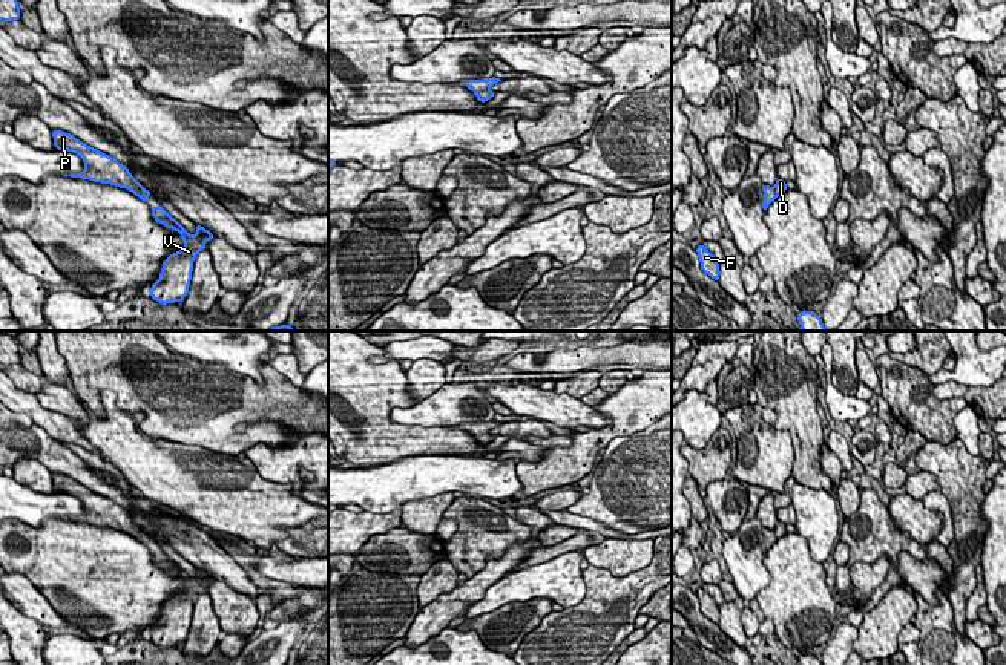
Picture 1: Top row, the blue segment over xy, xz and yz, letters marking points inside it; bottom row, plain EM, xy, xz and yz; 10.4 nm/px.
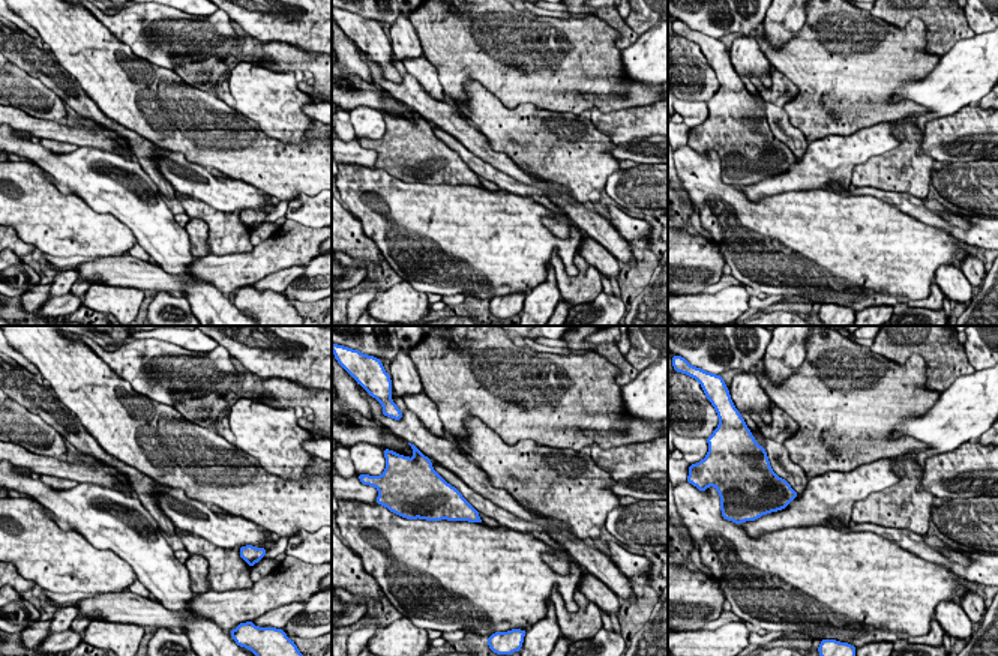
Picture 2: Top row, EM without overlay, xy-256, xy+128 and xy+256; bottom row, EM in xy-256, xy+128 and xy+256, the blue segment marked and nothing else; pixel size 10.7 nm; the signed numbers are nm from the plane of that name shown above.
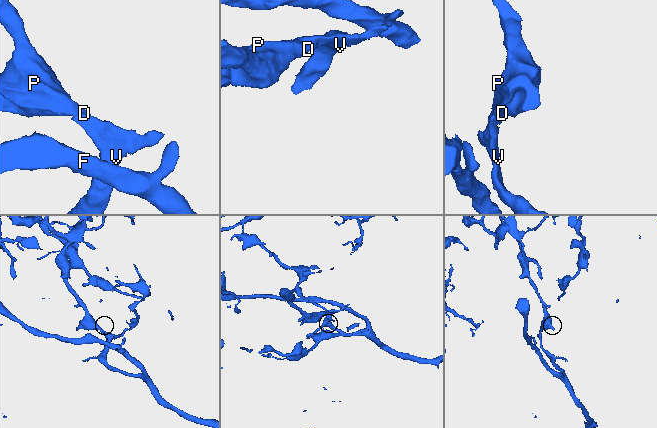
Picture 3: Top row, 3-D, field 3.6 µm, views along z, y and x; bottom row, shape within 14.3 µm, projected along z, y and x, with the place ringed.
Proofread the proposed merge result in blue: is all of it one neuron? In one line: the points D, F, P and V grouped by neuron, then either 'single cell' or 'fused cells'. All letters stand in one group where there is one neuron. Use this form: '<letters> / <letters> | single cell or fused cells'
D F P V | single cell

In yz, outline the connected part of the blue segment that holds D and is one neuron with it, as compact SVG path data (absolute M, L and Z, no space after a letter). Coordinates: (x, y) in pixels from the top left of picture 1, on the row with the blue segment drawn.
M778 178L776 184L773 187L764 185L764 201L762 201L762 208L764 211L768 208L768 205L784 192L787 192L787 184L784 179Z

